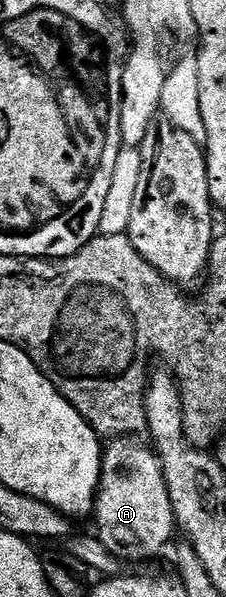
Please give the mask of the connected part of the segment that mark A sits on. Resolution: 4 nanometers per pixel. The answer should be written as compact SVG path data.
M131 436L106 443L99 492L95 495L94 522L99 529L96 531L101 544L105 544L113 556L127 564L155 558L170 544L175 530L177 534L175 509L163 475L163 466L150 445L142 446L139 440Z

